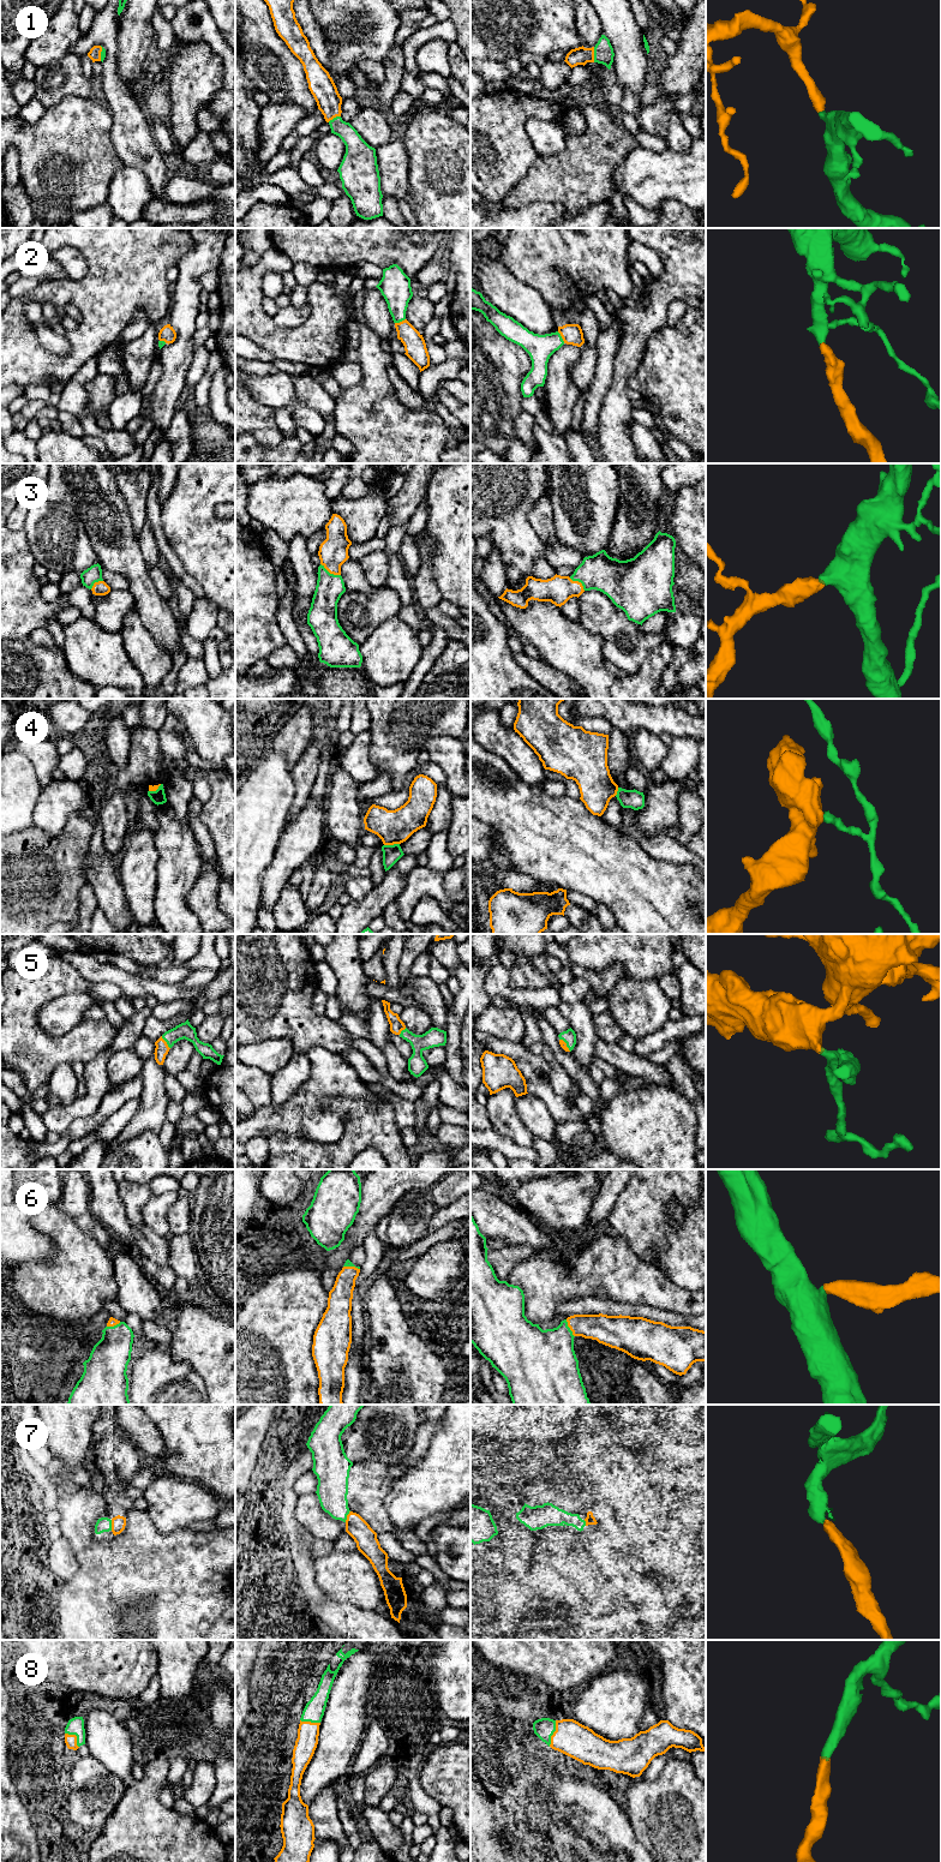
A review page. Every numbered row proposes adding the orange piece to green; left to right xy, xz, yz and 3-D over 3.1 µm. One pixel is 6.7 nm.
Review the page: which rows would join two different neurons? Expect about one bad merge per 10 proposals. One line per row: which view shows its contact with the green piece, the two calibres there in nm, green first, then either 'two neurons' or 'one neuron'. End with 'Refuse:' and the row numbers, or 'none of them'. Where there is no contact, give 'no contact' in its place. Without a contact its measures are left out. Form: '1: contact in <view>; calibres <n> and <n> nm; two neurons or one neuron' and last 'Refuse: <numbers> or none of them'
1: contact in yz; calibres 130 and 120 nm; one neuron
2: contact in yz; calibres 180 and 140 nm; one neuron
3: contact in xz; calibres 180 and 190 nm; one neuron
4: contact in xz; calibres 120 and 220 nm; two neurons
5: contact in xy; calibres 110 and 90 nm; one neuron
6: contact in yz; calibres 360 and 190 nm; one neuron
7: contact in xz; calibres 200 and 150 nm; one neuron
8: contact in yz; calibres 140 and 240 nm; one neuron
Refuse: 4

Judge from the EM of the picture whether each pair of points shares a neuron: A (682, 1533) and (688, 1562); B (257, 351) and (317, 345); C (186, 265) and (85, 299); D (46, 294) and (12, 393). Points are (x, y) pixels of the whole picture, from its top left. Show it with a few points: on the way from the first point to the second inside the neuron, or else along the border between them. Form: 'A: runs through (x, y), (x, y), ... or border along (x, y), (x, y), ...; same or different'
A: runs through (684, 1540), (687, 1555); same
B: border along (247, 337), (276, 358); different
C: border along (192, 241), (193, 246), (175, 264); different
D: border along (12, 384), (22, 388); different

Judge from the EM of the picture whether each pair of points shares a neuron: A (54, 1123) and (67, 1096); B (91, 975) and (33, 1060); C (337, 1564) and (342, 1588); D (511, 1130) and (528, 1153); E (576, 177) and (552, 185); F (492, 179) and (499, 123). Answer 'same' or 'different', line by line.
A: different
B: different
C: same
D: different
E: same
F: same

